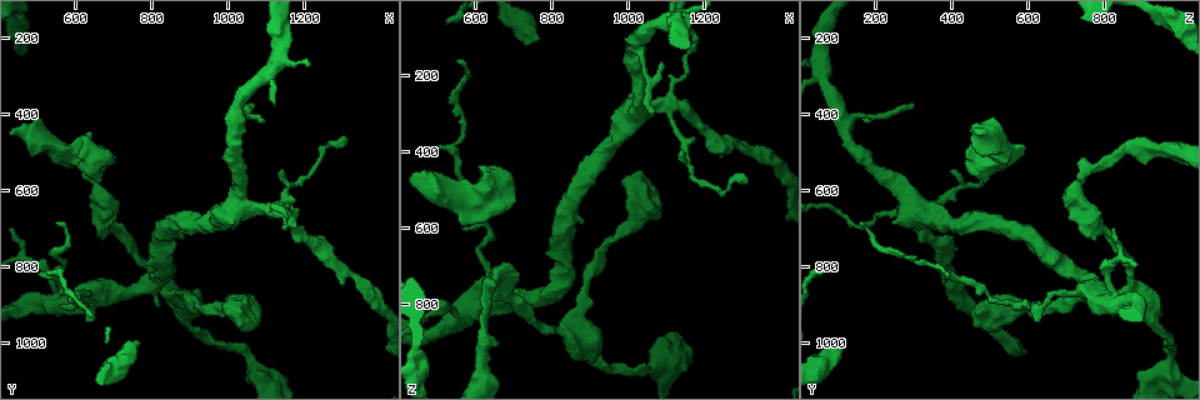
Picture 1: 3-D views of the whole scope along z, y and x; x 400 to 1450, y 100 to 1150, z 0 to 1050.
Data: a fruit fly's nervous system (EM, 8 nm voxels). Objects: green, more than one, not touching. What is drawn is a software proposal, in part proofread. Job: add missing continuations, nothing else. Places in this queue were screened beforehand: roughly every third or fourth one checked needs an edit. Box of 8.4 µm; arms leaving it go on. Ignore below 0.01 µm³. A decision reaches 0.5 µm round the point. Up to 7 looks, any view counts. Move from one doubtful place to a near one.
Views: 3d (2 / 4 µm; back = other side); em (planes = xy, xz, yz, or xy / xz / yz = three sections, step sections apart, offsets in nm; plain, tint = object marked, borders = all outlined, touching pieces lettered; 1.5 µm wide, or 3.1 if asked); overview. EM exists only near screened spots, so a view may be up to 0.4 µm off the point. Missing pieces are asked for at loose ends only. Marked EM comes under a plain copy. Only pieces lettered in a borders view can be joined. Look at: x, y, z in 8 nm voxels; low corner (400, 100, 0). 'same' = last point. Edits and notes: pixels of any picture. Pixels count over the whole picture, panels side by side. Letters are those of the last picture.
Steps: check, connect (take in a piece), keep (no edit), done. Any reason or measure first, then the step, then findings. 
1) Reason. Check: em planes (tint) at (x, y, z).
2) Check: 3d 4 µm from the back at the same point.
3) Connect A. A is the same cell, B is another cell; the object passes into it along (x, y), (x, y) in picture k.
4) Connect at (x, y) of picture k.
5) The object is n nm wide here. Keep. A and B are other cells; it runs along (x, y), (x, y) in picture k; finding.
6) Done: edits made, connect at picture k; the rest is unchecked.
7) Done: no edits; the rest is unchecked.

Check: em planes (borders) at (1030, 925, 450).

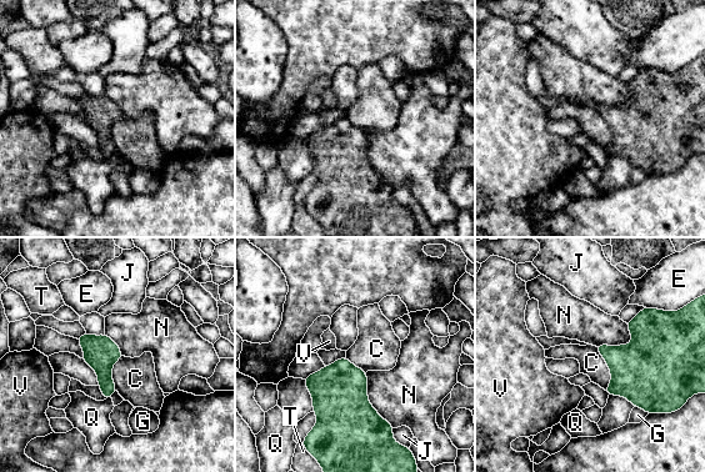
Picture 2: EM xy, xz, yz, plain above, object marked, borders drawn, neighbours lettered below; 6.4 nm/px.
Keep. C, E, G, J, N, Q, T and V are other cells; a border runs along (594, 346), (610, 371), (606, 390) in picture 2; none of them fits.

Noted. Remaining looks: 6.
Free end. Check: em planes (borders) at (1145, 545, 395).

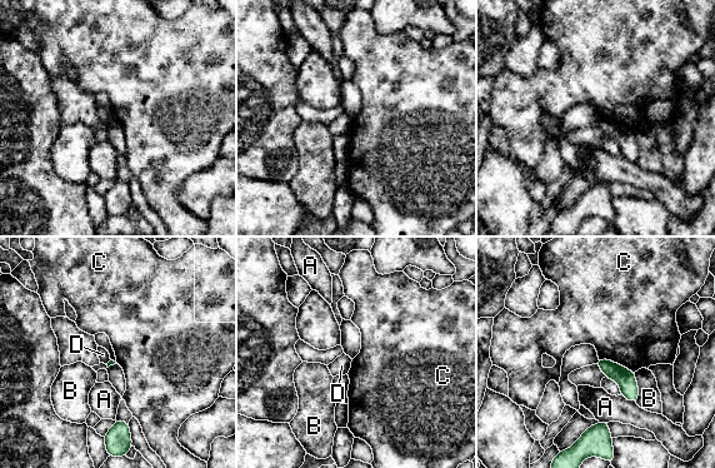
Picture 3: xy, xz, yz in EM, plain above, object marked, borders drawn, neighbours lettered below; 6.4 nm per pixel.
Keep. A, B, C and D are other cells; a border runs along (599, 358), (606, 358), (634, 372) in picture 3; none of them fits.

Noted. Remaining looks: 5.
Thick end. Check: 3d 2 µm from the back at (765, 990, 105).

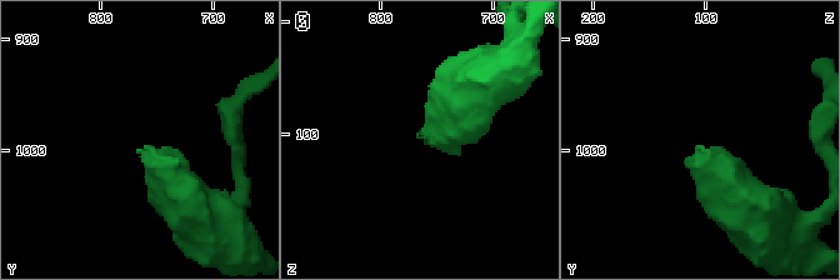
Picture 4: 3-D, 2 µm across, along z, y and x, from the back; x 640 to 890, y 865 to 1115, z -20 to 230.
Shape alone is not enough. Check: em yz step 4 (borders) at (764, 996, 104).

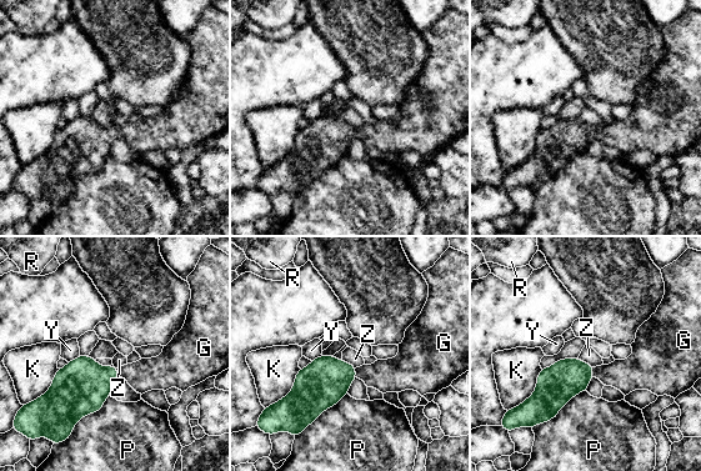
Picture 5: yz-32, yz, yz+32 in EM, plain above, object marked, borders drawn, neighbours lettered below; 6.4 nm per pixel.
Another direction. Check: em planes (borders) at the same point.

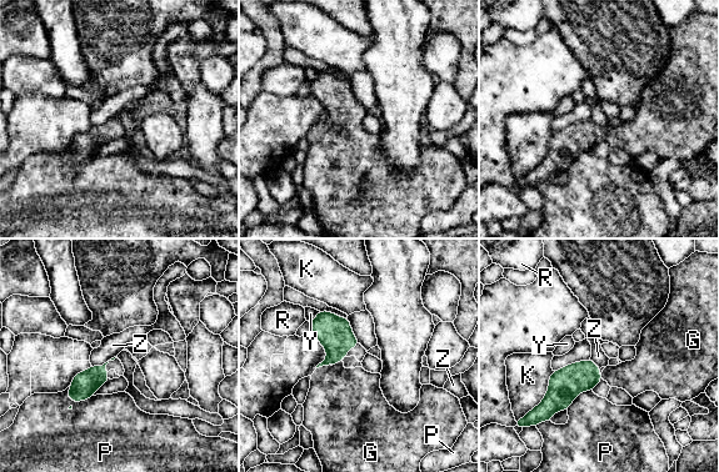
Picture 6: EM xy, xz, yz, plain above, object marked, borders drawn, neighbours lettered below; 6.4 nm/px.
Connect G. G is the same cell, K, P, R, Y and Z are other cells; the object passes into it along (335, 334), (323, 365), (339, 400) in picture 6; it goes on there.

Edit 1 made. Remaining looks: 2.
Done: edits made, connect at picture 6; the rest is unchecked.

